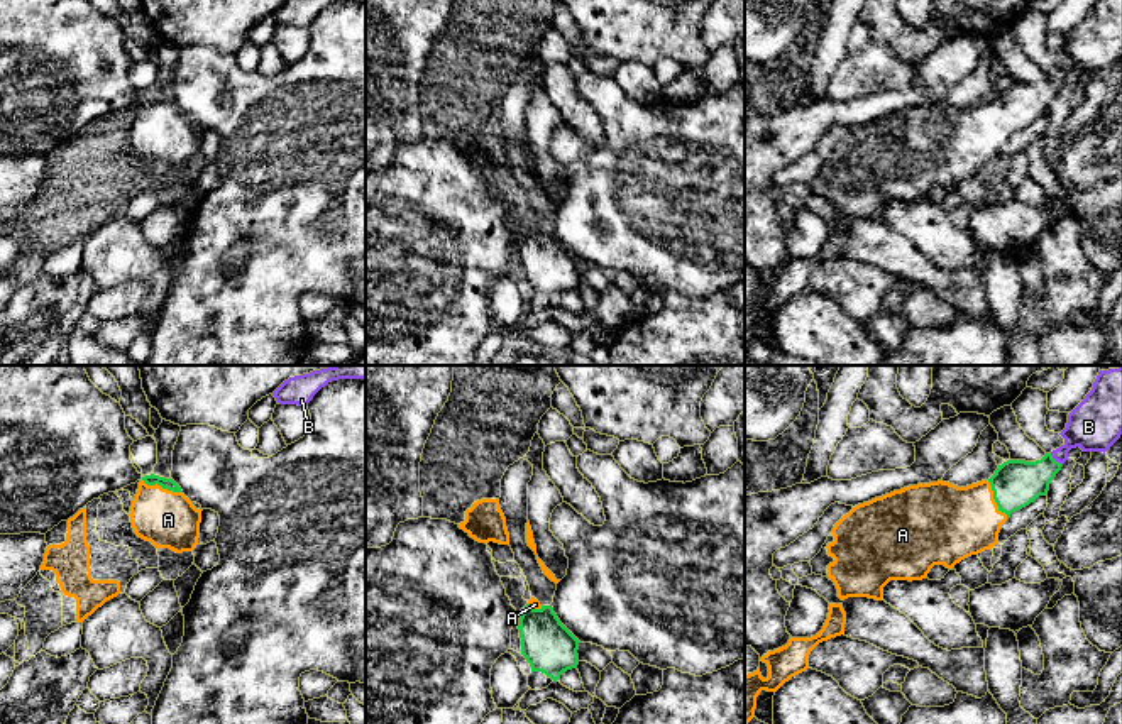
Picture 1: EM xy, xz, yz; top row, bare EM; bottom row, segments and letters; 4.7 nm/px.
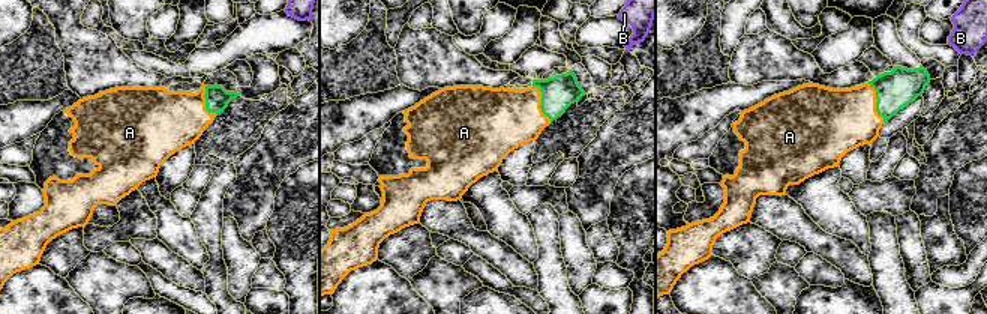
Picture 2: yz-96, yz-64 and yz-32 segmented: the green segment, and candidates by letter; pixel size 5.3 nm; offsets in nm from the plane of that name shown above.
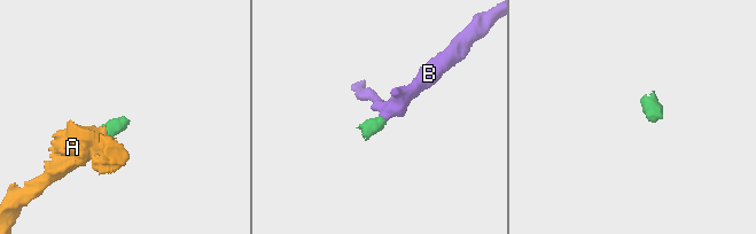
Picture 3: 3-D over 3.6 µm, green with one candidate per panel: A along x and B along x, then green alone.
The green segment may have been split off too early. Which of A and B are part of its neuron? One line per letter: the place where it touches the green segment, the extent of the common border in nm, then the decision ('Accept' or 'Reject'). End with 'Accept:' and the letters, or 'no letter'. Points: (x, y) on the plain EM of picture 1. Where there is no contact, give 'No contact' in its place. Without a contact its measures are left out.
A: Touches green at yz (994, 119). Shared border 200 nm. Accept
B: Touches green at yz (1055, 82). Shared border 80 nm. Accept
Accept: A, B

